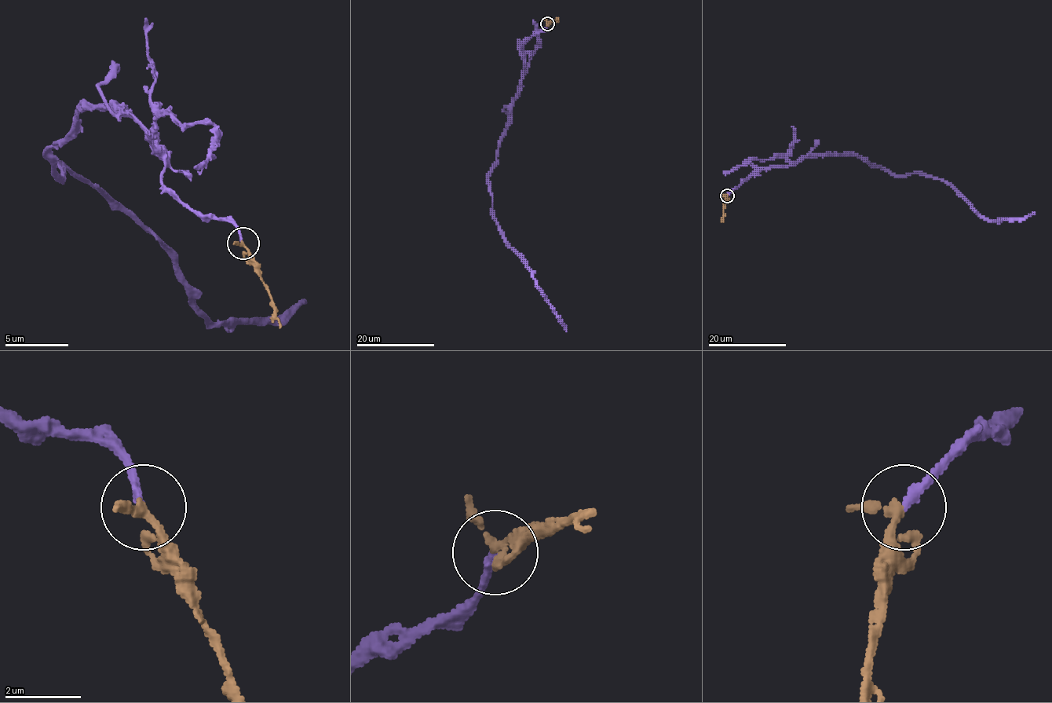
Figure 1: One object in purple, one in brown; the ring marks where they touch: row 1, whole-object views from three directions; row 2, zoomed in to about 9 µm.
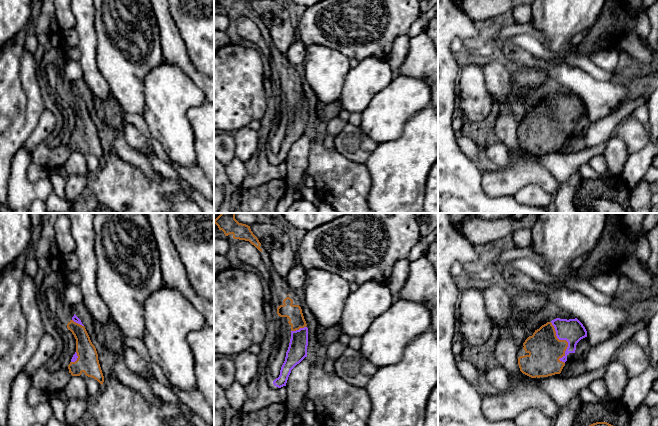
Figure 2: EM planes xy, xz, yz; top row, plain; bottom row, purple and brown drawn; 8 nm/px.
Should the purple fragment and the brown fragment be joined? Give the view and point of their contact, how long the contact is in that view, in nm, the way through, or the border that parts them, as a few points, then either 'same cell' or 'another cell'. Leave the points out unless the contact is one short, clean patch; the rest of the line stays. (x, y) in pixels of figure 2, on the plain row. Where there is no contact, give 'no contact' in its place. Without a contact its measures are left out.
meets purple in yz at (566, 116); contact 360 nm long; runs through yz (572, 106), (566, 116), (554, 116), (545, 125); same cell

